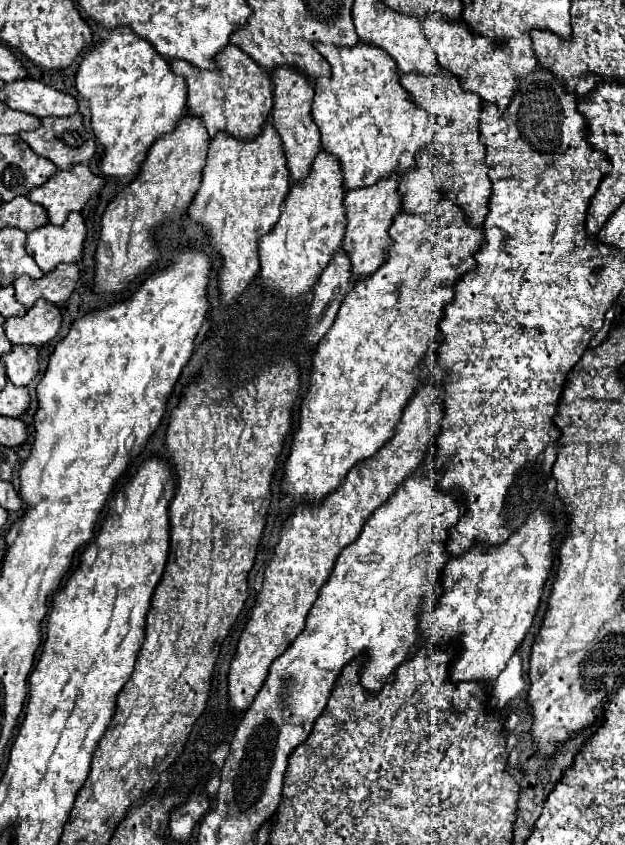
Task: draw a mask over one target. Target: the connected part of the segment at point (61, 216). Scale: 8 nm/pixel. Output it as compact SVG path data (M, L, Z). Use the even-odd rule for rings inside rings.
M74 165L72 171L58 171L42 187L30 191L28 199L48 211L52 225L62 225L70 211L82 211L92 193L100 191L106 181L92 173L88 165Z

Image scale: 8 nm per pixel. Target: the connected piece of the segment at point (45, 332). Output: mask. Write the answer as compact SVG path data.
M38 301L28 309L24 317L6 319L4 329L12 345L34 345L40 347L54 339L60 329L60 309L48 301Z

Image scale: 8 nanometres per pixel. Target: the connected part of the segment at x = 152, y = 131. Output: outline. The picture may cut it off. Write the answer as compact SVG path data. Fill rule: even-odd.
M130 27L110 29L108 37L84 55L76 71L76 89L90 101L92 131L104 145L100 171L118 177L120 183L132 181L148 147L164 133L174 131L188 97L186 81L174 75L170 63Z

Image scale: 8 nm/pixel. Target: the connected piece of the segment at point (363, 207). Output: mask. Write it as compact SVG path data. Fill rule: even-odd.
M390 175L370 187L358 187L346 193L346 235L342 241L344 251L350 255L352 273L356 279L370 275L370 271L378 269L386 261L386 251L392 243L388 229L394 221L394 215L402 211L402 195L398 195L398 175Z

